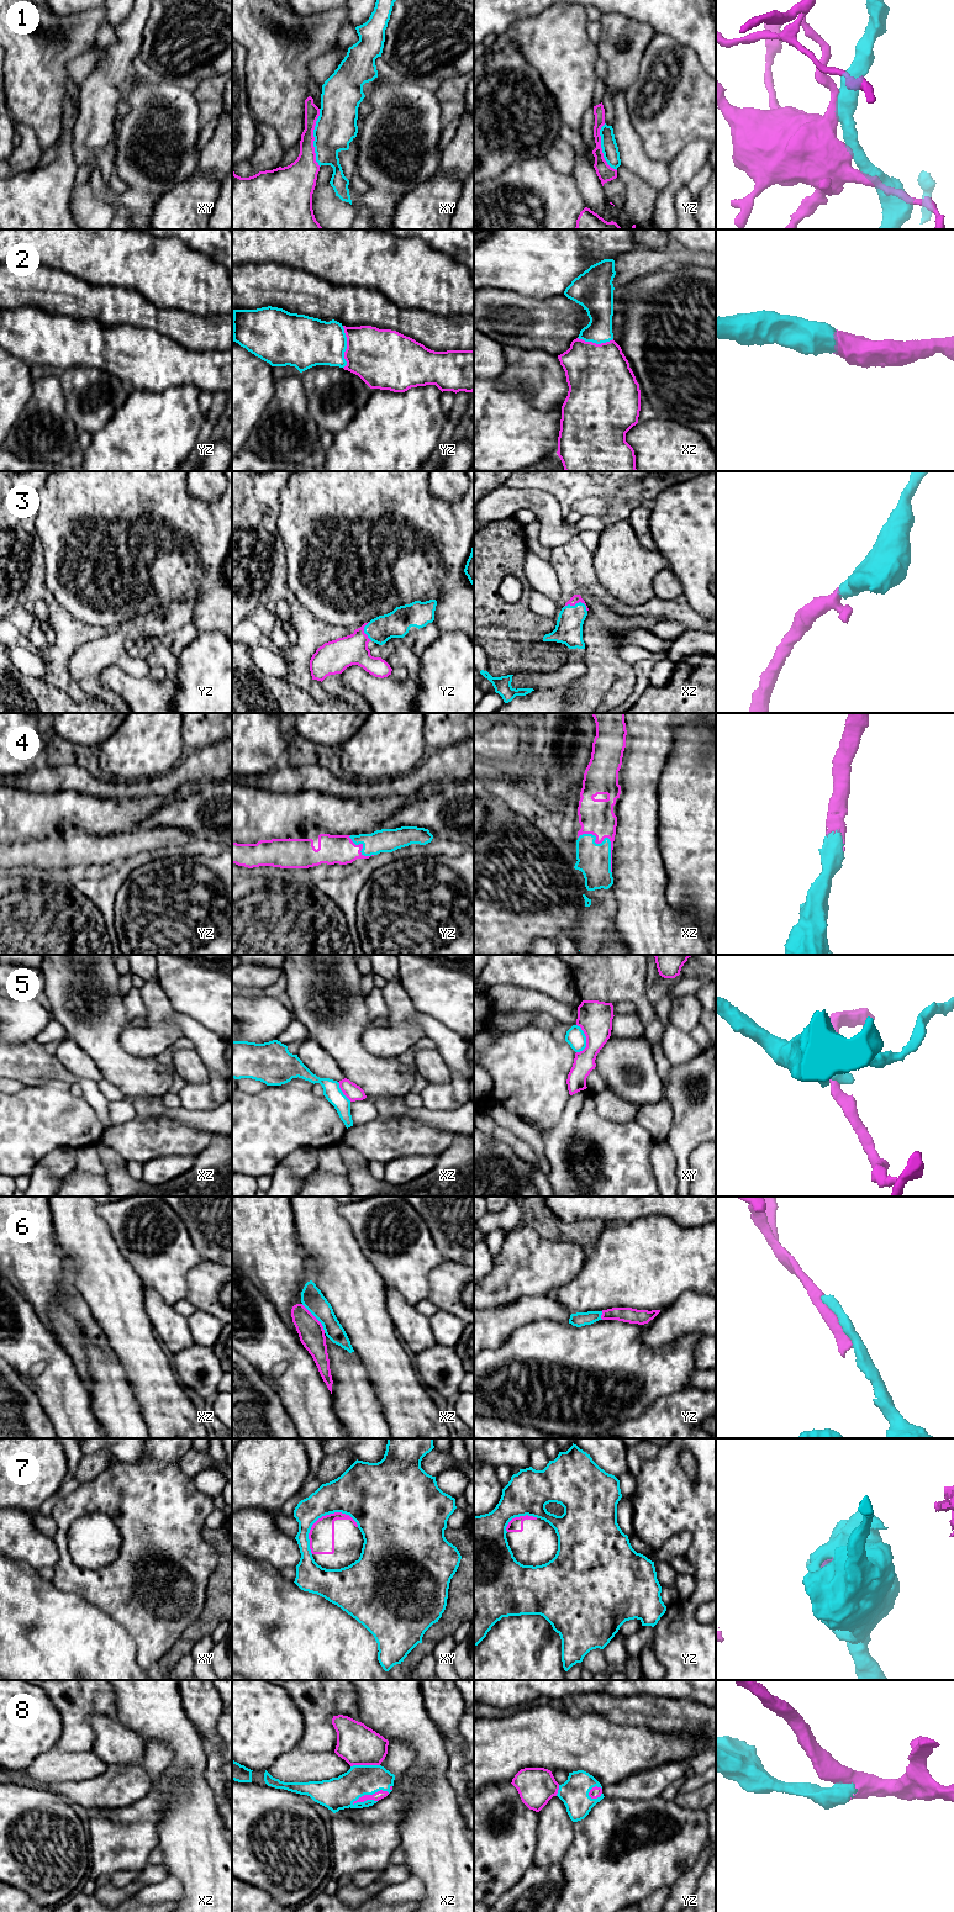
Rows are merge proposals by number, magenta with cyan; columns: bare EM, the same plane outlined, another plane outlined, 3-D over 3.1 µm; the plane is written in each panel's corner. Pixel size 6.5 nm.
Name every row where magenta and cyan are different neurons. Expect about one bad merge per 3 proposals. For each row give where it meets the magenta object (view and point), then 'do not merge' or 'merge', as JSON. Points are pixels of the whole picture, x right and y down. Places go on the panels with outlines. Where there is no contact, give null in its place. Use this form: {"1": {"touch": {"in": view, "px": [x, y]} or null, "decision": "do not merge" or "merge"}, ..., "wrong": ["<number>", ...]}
{"1": {"touch": {"in": "xy", "px": [314, 137]}, "decision": "do not merge"}, "2": {"touch": {"in": "yz", "px": [347, 347]}, "decision": "merge"}, "3": {"touch": {"in": "xz", "px": [578, 602]}, "decision": "merge"}, "4": {"touch": {"in": "xz", "px": [609, 838]}, "decision": "merge"}, "5": {"touch": {"in": "xy", "px": [586, 1039]}, "decision": "do not merge"}, "6": {"touch": {"in": "xz", "px": [316, 1319]}, "decision": "merge"}, "7": {"touch": {"in": "xy", "px": [322, 1516]}, "decision": "do not merge"}, "8": {"touch": {"in": "xz", "px": [370, 1795]}, "decision": "merge"}, "wrong": ["1", "5", "7"]}

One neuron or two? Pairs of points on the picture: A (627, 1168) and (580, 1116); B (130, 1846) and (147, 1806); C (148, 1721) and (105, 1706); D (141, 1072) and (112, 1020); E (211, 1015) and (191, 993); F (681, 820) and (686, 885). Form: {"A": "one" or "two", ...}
{"A": "one", "B": "one", "C": "two", "D": "one", "E": "one", "F": "one"}

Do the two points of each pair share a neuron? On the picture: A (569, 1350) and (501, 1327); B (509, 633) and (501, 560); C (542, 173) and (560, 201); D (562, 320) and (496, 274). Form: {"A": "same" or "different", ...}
{"A": "different", "B": "same", "C": "same", "D": "different"}

